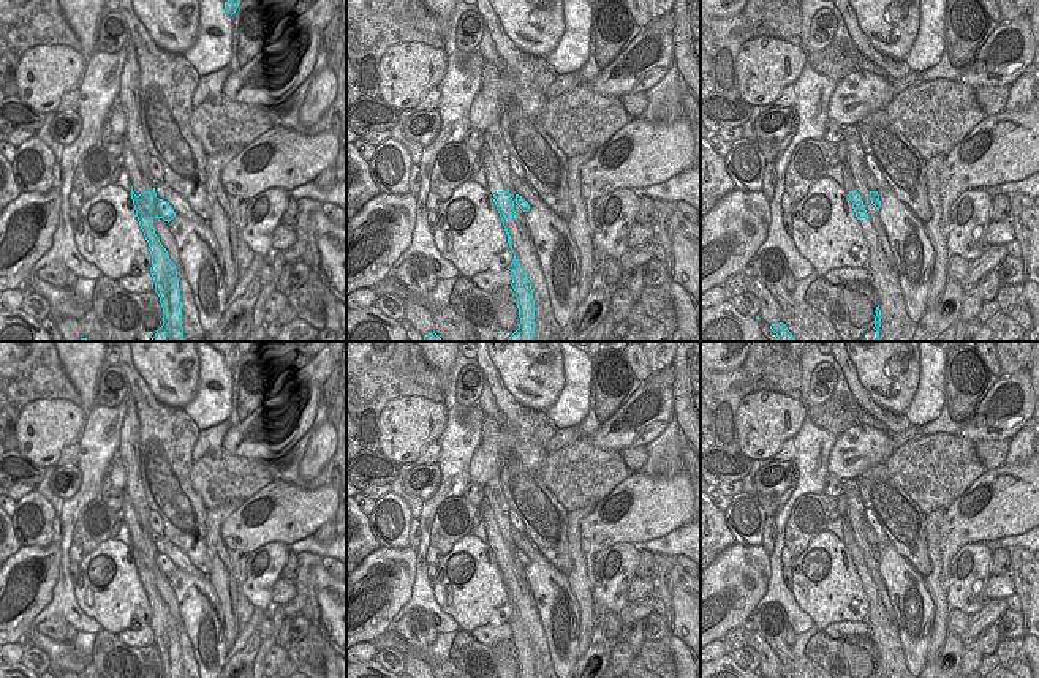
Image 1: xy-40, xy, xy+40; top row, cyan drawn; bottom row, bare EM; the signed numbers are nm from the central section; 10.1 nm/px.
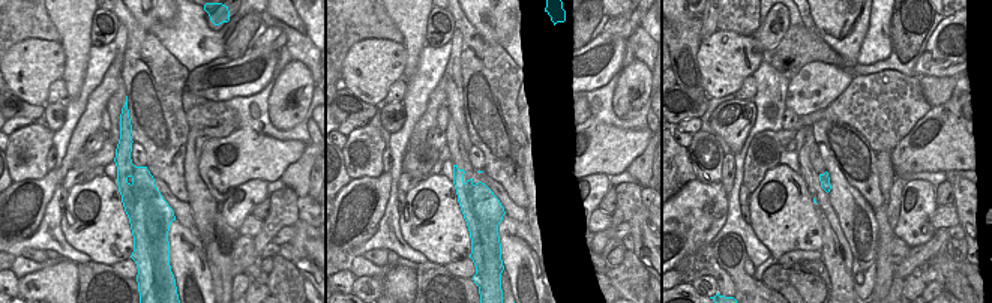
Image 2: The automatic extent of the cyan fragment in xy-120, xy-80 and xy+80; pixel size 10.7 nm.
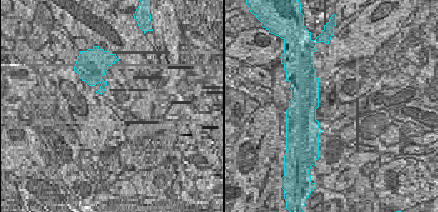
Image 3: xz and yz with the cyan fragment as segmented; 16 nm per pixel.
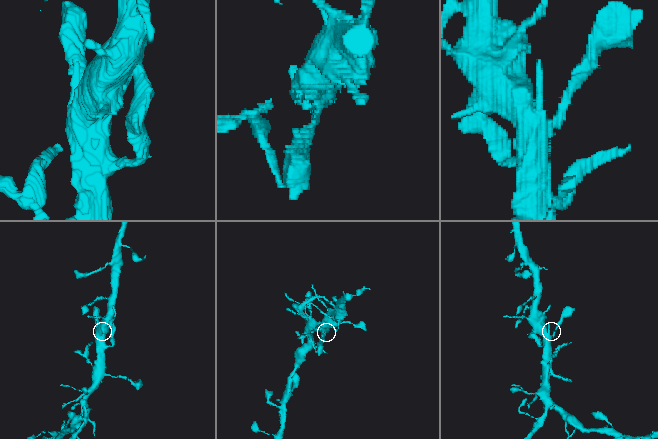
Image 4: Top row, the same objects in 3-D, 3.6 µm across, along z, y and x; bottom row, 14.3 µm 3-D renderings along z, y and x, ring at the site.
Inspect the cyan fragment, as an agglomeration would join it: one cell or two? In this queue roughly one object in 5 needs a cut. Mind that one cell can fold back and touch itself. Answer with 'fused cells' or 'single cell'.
single cell

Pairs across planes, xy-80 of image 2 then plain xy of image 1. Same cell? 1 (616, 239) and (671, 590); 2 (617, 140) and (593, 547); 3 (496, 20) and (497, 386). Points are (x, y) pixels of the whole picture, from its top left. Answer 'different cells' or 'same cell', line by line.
1: different cells
2: same cell
3: different cells

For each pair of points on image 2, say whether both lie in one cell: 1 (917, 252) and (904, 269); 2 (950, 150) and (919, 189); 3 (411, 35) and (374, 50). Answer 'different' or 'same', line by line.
1: same
2: different
3: different

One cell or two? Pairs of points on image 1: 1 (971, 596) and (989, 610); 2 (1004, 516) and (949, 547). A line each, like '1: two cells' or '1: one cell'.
1: two cells
2: one cell

